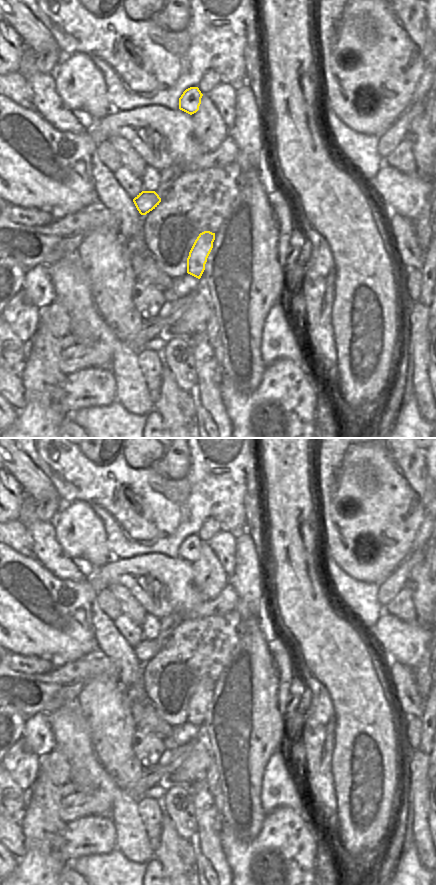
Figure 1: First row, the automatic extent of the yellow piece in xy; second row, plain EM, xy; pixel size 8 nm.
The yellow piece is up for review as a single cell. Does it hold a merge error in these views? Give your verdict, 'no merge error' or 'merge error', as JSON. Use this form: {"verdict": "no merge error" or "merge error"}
{"verdict": "no merge error"}

